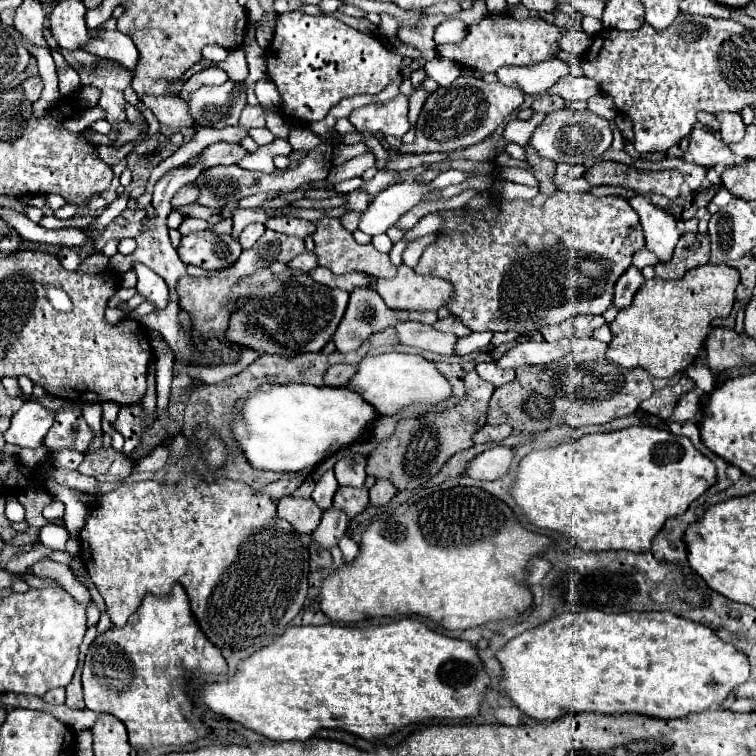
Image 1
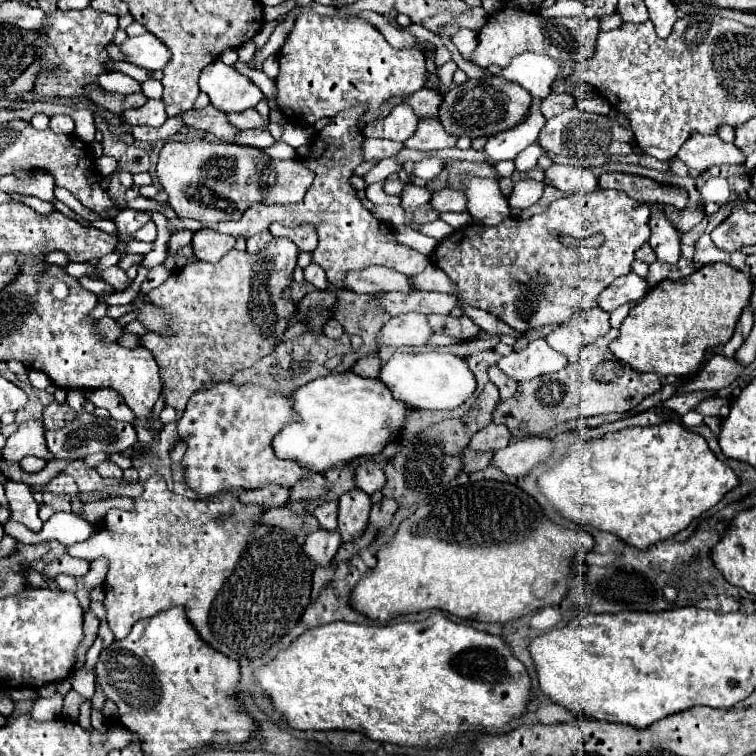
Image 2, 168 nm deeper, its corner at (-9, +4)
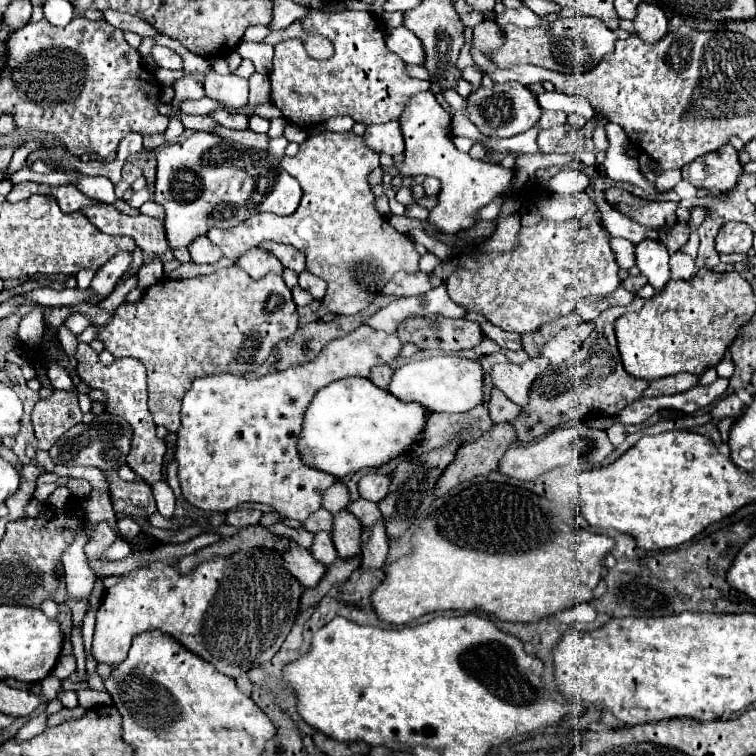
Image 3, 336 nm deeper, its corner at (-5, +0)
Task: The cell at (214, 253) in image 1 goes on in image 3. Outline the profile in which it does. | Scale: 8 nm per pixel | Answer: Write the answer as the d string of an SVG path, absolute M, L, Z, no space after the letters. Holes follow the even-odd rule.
M200 236L196 238L190 246L188 246L190 258L196 264L216 264L222 258L222 250L208 240L208 236Z

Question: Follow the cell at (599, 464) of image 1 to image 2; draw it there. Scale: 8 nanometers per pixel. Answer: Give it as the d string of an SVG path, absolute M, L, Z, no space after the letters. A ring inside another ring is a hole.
M666 422L660 426L626 428L590 442L578 442L562 462L538 478L538 486L564 518L612 532L620 540L646 550L658 540L672 538L680 530L688 528L694 518L716 506L726 492L740 486L740 478L730 466L714 456L700 434L690 432L682 424Z

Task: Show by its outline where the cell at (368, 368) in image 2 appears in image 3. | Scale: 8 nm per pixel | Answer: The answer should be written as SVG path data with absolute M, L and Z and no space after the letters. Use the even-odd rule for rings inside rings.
M374 366L370 372L370 382L376 384L378 388L388 388L390 384L390 376L392 376L392 368L390 366Z

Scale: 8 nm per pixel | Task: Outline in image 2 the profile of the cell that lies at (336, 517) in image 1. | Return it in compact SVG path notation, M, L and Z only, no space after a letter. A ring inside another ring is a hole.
M316 530L314 534L310 534L306 538L306 542L302 544L304 554L318 566L328 566L336 554L336 550L340 548L342 540L338 532L320 532Z

